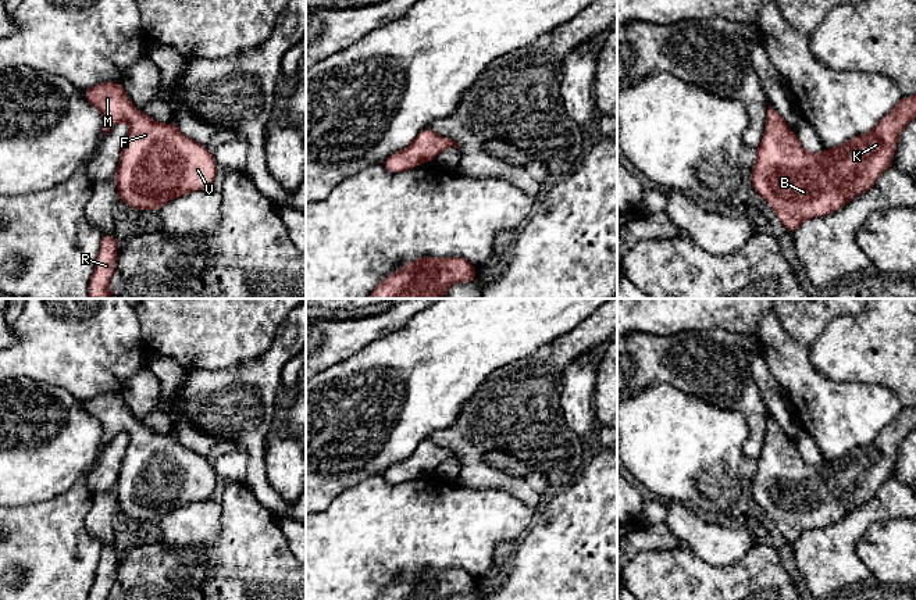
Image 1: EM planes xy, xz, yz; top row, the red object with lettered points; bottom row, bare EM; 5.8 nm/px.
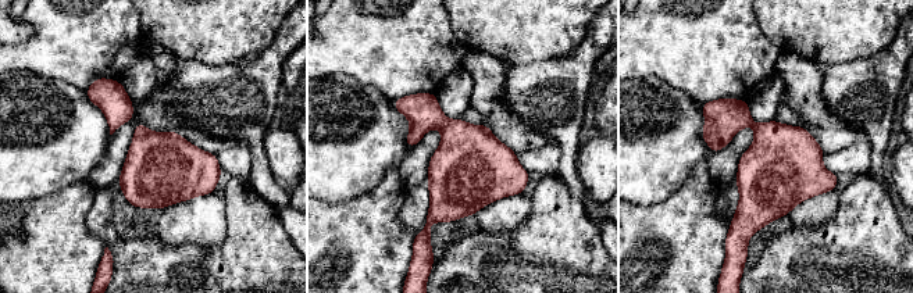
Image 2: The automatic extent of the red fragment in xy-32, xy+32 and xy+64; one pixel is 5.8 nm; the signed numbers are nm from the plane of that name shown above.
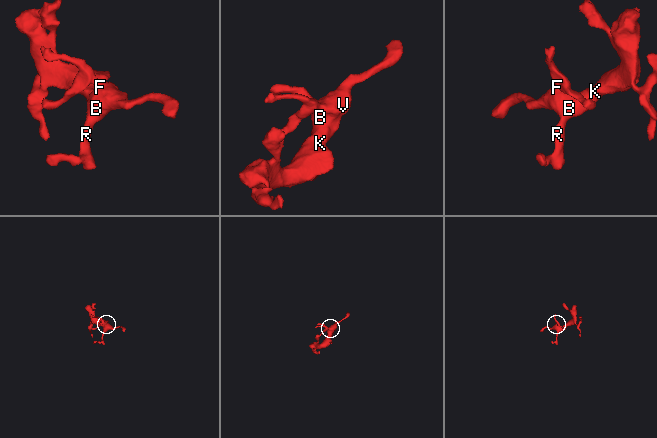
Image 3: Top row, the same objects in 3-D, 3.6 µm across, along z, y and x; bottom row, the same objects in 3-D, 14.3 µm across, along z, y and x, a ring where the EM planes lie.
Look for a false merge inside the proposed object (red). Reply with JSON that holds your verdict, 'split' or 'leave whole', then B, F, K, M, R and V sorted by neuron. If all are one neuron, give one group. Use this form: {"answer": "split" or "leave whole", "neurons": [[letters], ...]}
{"answer": "leave whole", "neurons": [["B", "F", "K", "M", "R", "V"]]}

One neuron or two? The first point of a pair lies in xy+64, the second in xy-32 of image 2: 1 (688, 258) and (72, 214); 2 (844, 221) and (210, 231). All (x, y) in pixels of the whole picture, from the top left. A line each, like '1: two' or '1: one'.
1: one
2: two

